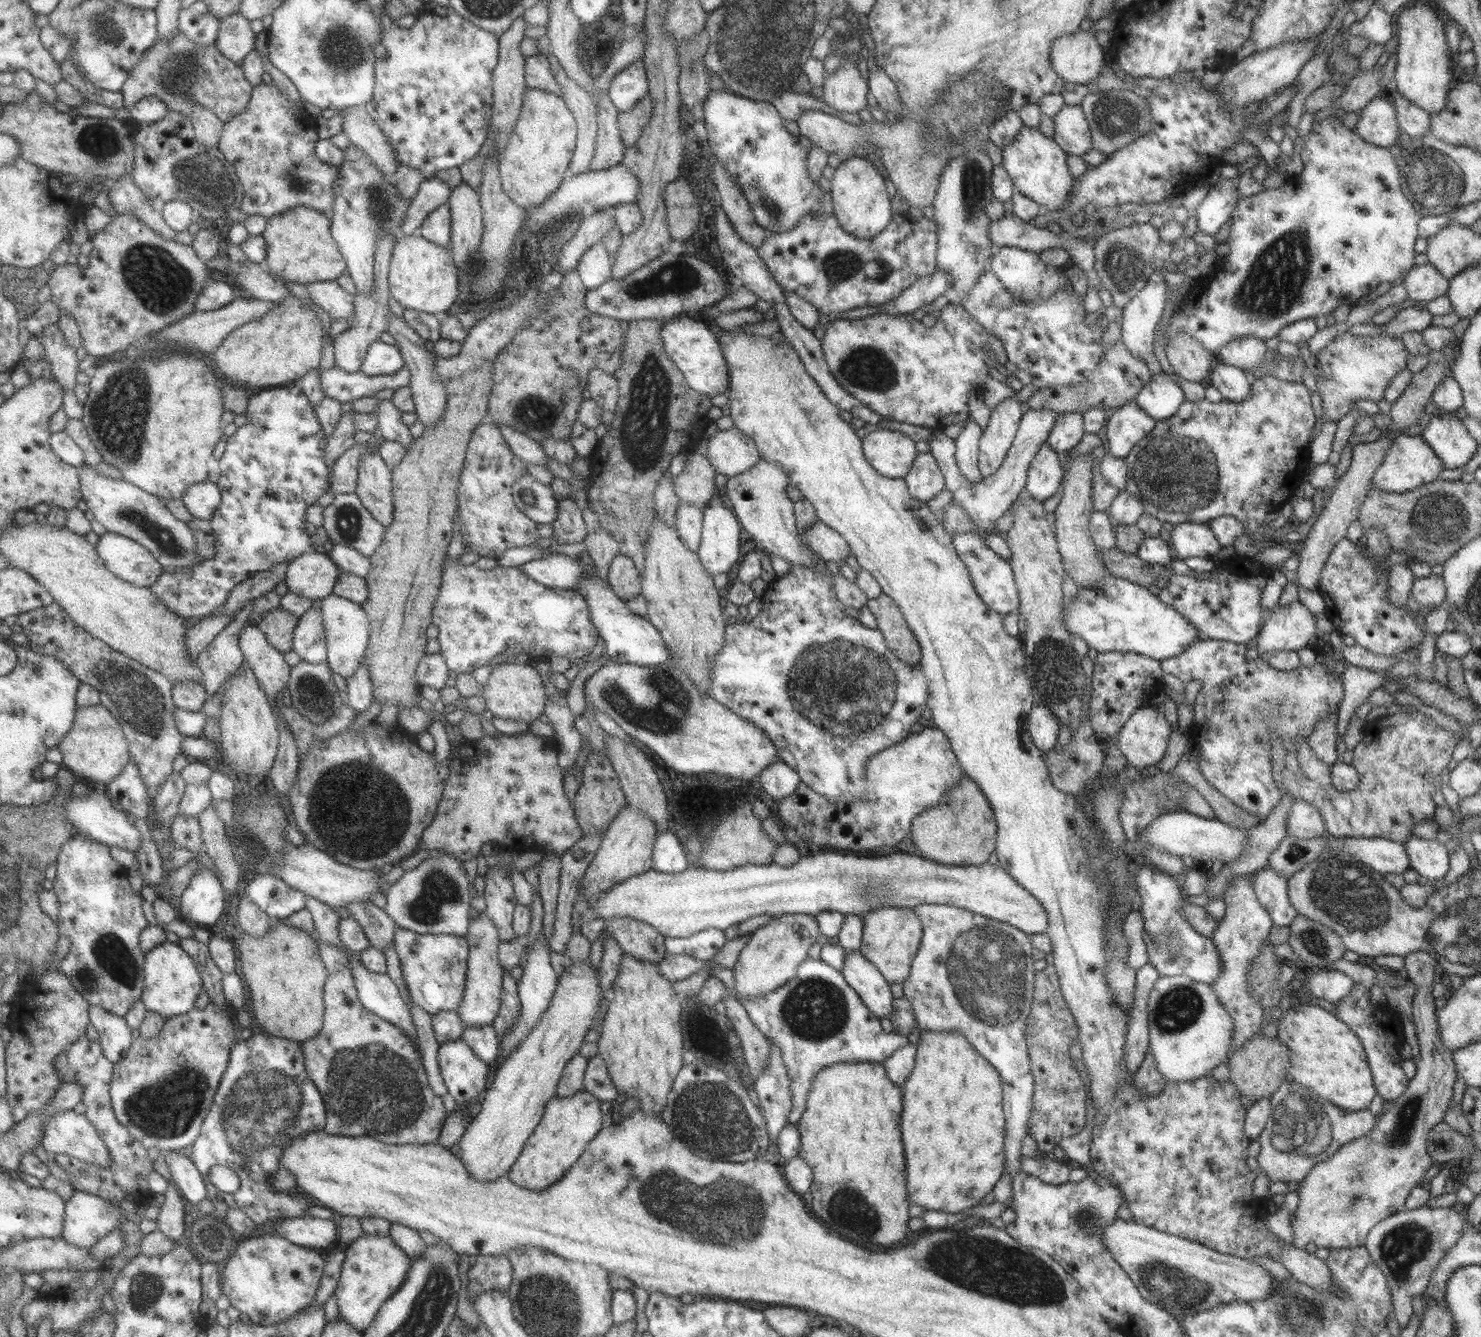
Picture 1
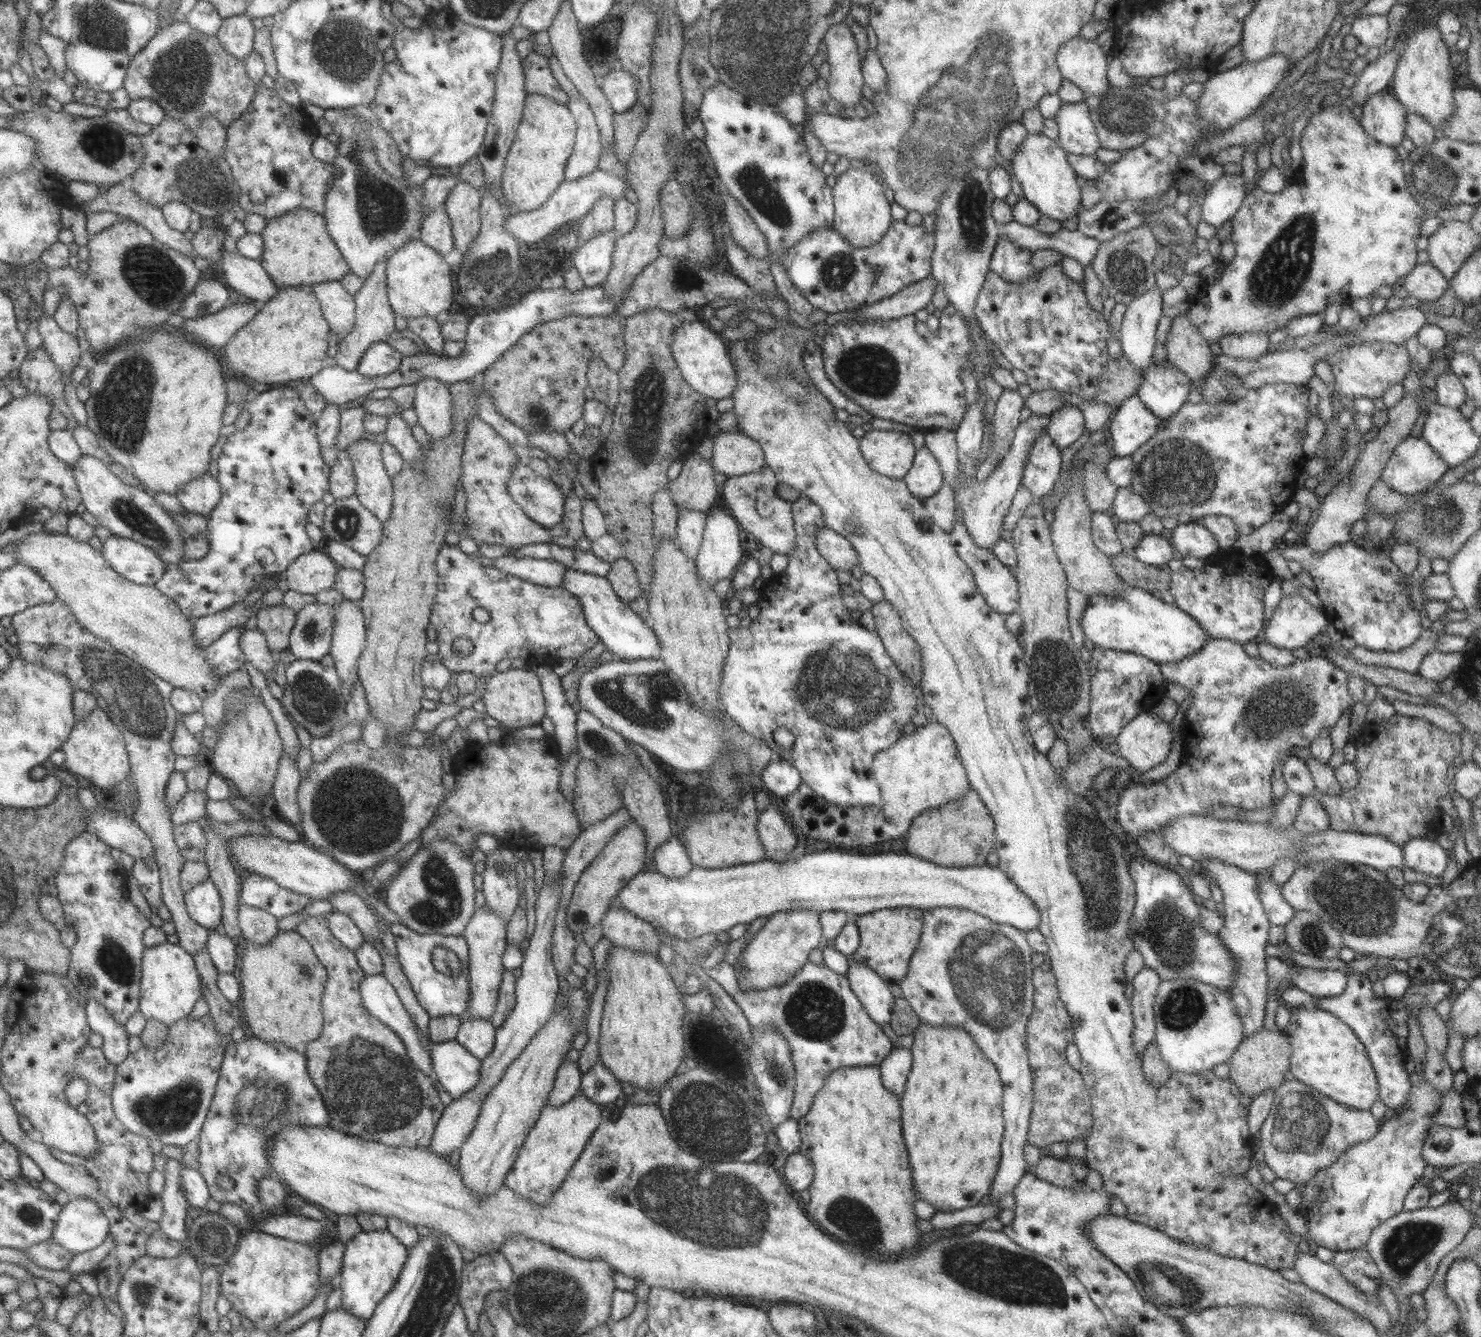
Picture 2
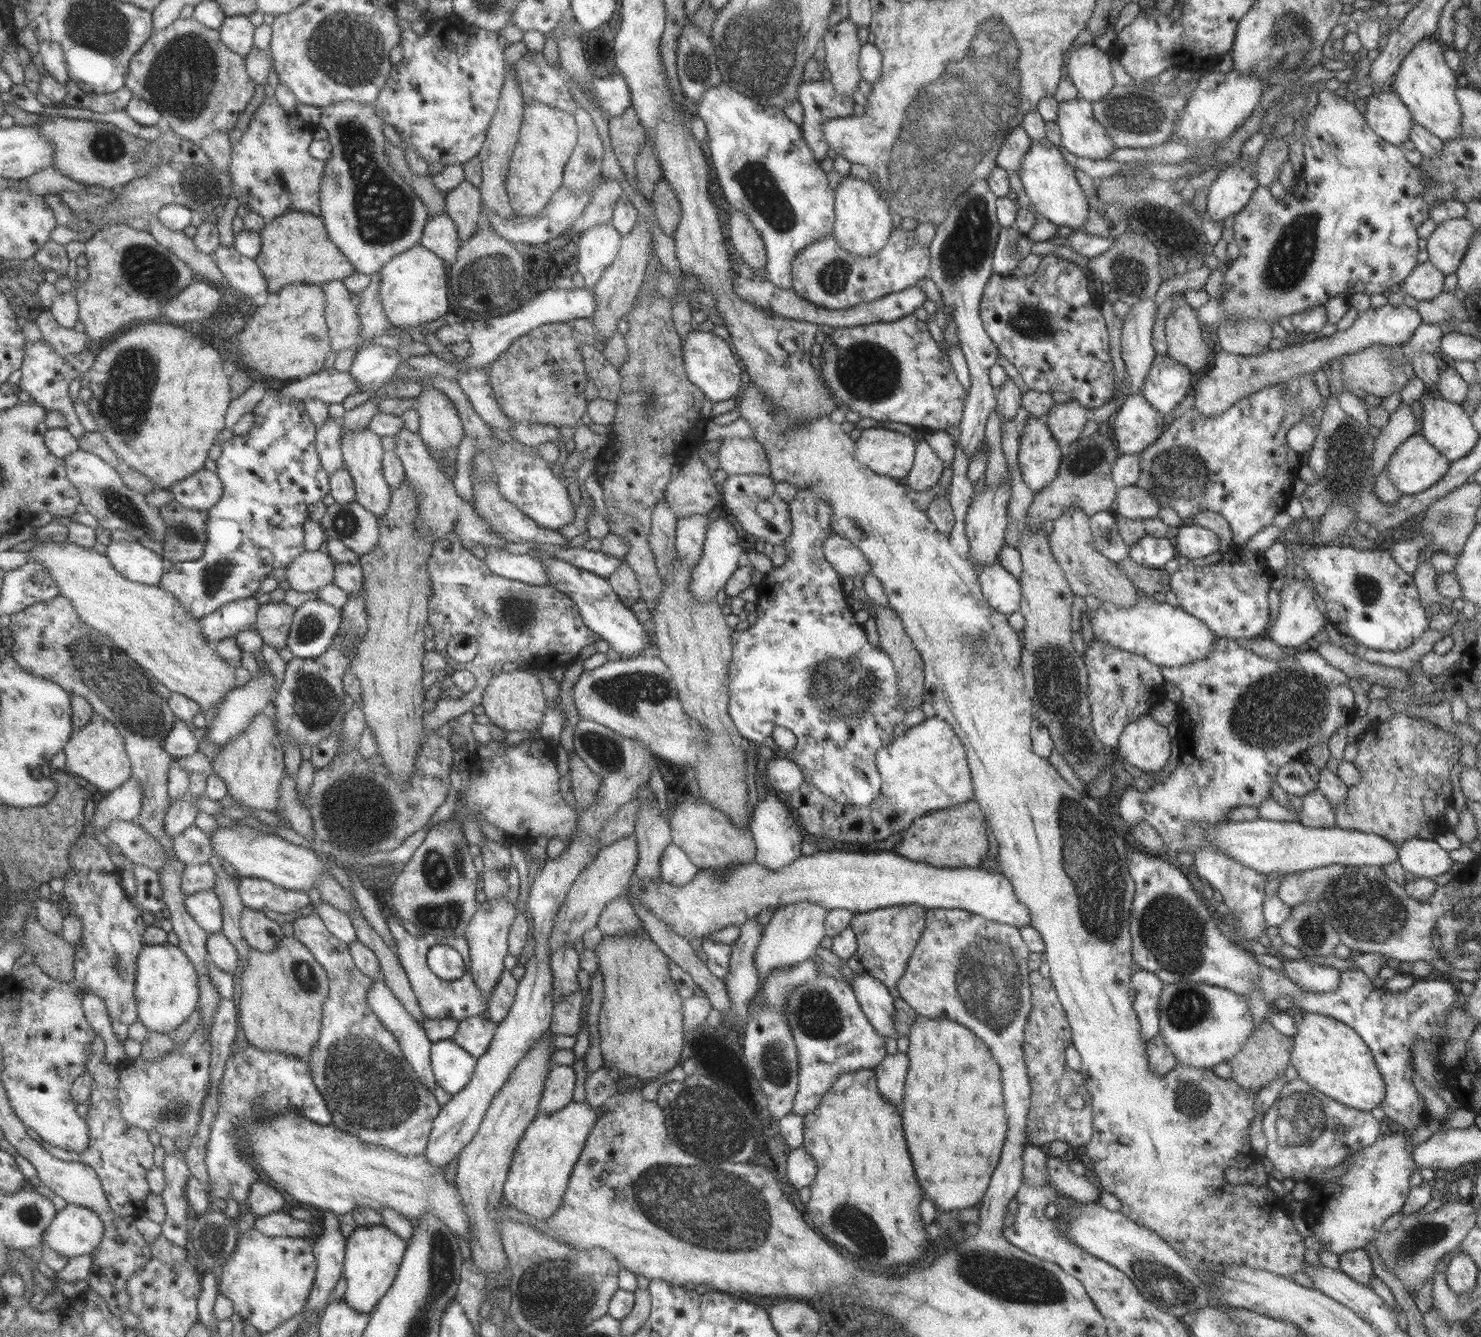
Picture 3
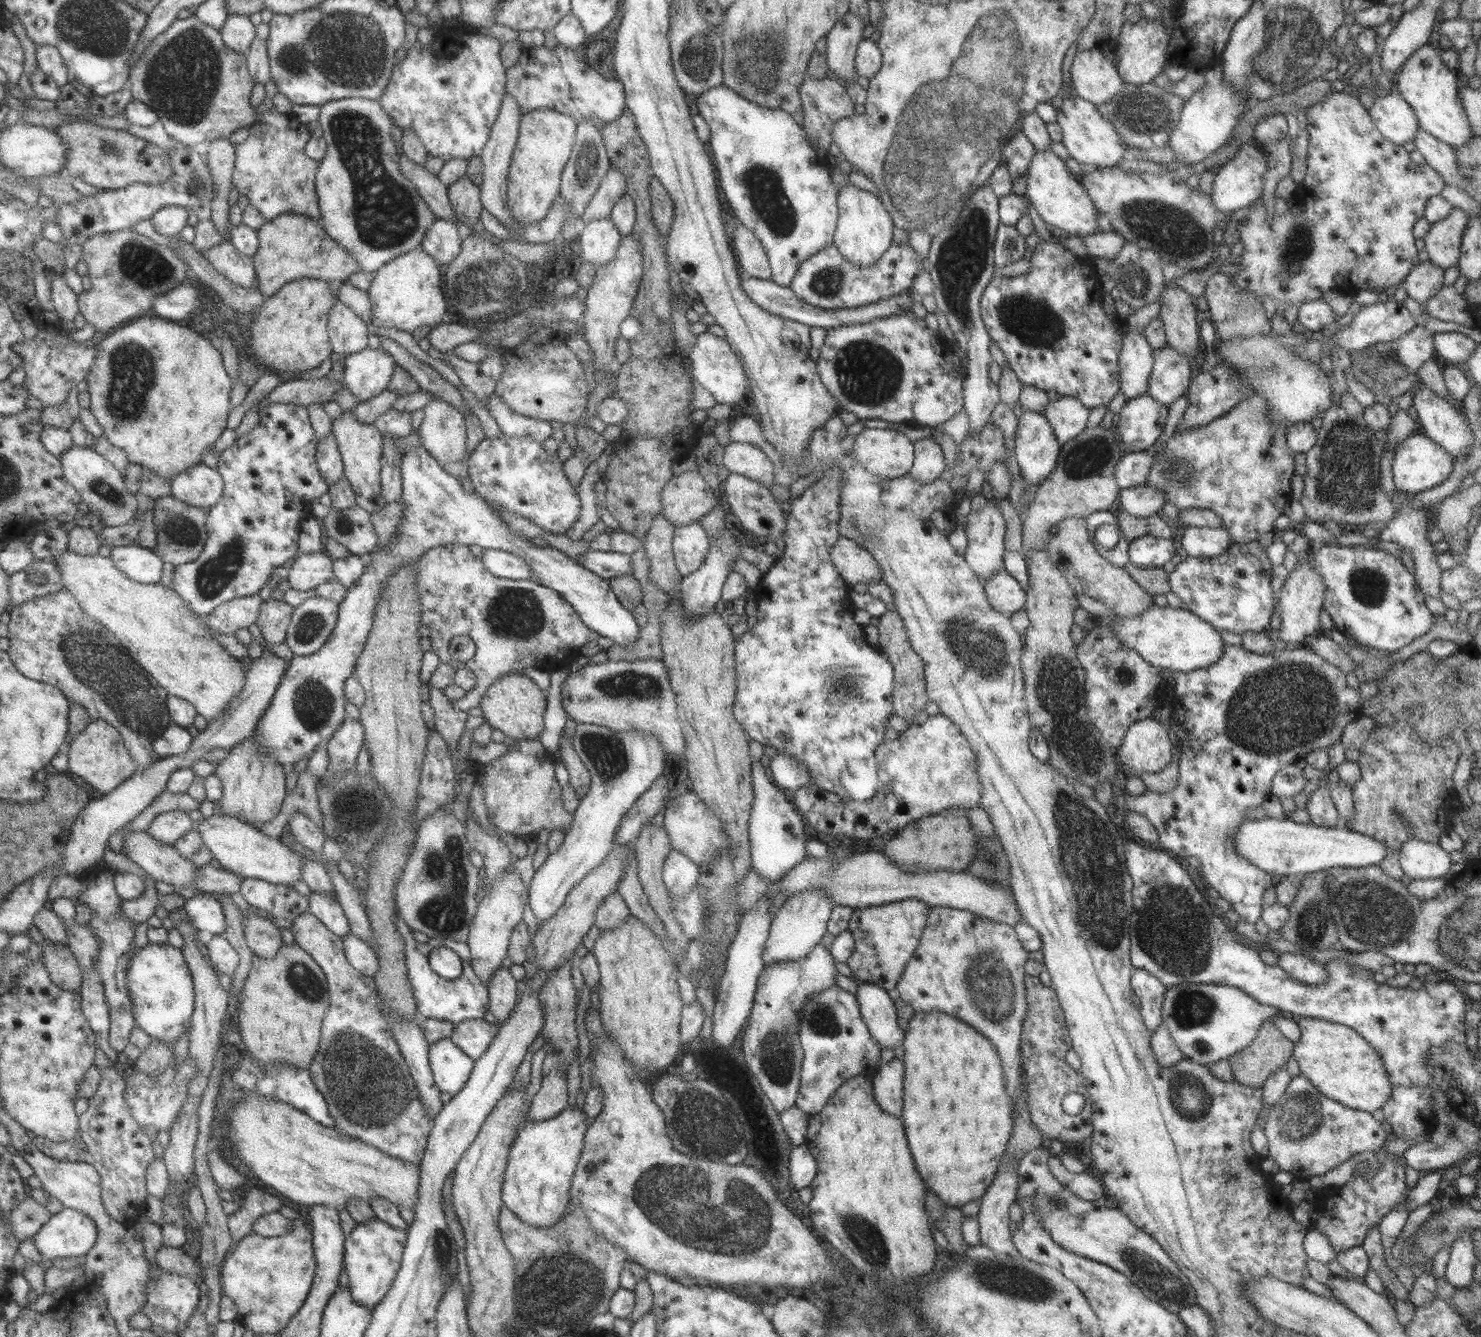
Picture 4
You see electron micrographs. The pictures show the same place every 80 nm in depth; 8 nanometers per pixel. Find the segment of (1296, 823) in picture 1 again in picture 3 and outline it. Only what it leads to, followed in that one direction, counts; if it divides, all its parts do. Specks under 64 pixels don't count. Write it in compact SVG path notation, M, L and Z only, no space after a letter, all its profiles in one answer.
M1317 788L1311 789L1302 796L1302 809L1299 814L1301 826L1311 828L1336 826L1336 812L1332 804Z

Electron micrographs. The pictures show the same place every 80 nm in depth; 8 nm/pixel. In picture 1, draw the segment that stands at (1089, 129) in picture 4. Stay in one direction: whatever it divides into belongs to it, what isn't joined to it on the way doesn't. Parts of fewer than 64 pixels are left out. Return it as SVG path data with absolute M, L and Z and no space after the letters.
M1063 105L1052 121L1055 128L1052 140L1066 155L1081 157L1091 151L1089 124L1079 105Z

